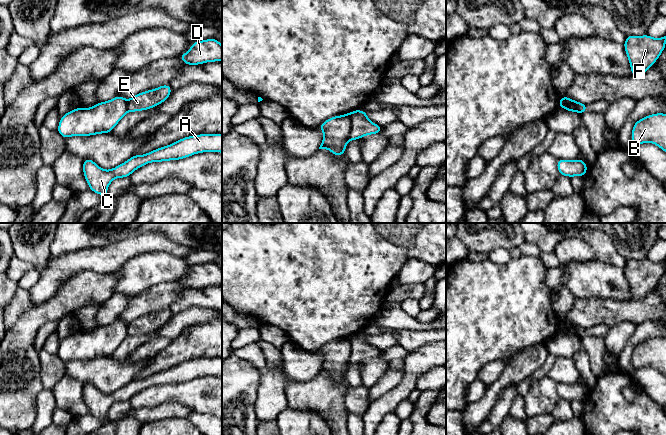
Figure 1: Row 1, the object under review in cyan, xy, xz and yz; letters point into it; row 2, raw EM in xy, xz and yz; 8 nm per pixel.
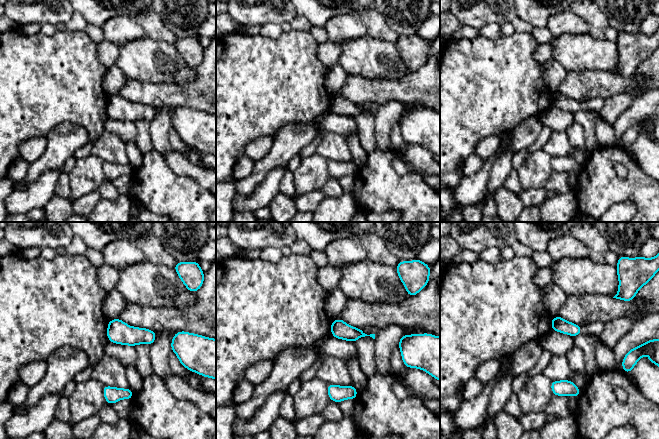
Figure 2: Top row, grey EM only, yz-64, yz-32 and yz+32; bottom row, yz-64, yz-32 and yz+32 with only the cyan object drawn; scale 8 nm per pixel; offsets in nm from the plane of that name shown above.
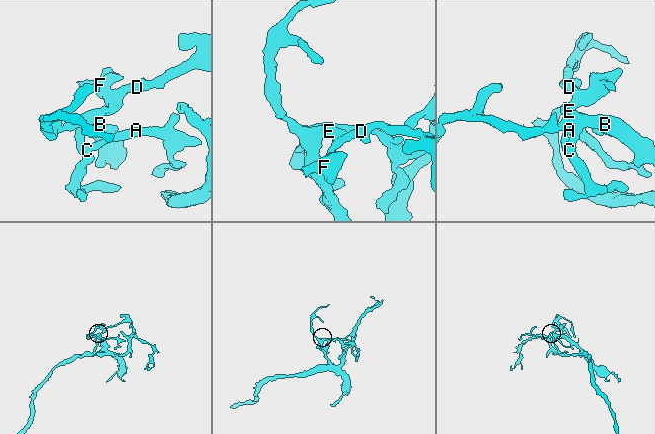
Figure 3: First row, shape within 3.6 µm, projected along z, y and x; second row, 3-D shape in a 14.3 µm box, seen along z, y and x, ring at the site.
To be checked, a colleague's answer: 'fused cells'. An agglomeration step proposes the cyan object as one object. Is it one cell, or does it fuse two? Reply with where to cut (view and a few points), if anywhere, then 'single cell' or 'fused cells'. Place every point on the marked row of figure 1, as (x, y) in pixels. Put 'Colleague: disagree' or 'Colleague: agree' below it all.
xz (348, 114), (350, 117), (349, 138) | fused cells
Colleague: agree

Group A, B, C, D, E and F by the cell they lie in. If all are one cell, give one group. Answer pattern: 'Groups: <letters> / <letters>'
Groups: A B C / D E F

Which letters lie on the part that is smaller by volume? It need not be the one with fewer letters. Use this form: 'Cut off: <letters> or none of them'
Cut off: D, E, F

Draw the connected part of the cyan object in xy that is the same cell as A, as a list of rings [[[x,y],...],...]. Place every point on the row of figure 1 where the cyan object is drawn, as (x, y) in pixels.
[[[199,134],[182,138],[168,146],[160,147],[144,155],[134,155],[111,170],[100,168],[93,160],[83,160],[83,174],[91,191],[110,198],[107,188],[115,178],[129,177],[136,169],[150,162],[180,160],[197,153],[222,153],[222,134]]]

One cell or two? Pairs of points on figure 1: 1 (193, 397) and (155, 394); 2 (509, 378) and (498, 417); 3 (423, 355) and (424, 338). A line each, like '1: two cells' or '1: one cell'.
1: one cell
2: two cells
3: two cells

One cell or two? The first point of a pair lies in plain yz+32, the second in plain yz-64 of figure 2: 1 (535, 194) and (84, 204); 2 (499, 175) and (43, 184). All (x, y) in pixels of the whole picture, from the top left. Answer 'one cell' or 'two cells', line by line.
1: one cell
2: one cell

